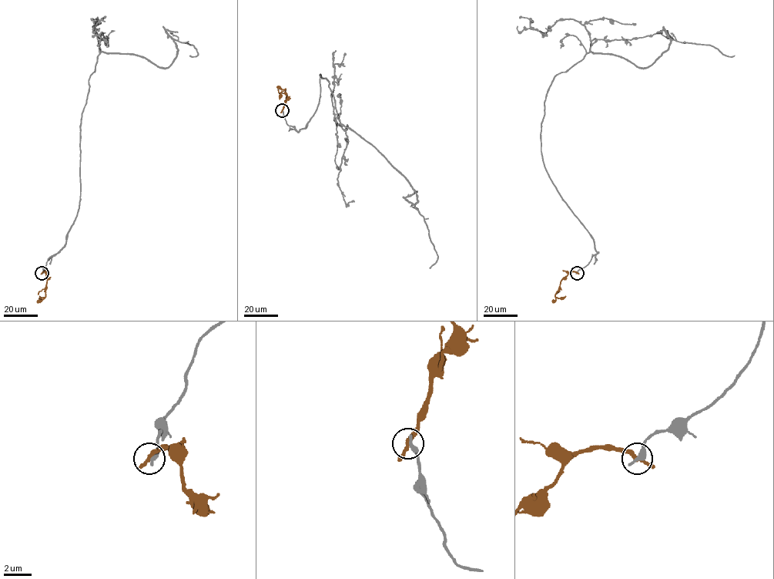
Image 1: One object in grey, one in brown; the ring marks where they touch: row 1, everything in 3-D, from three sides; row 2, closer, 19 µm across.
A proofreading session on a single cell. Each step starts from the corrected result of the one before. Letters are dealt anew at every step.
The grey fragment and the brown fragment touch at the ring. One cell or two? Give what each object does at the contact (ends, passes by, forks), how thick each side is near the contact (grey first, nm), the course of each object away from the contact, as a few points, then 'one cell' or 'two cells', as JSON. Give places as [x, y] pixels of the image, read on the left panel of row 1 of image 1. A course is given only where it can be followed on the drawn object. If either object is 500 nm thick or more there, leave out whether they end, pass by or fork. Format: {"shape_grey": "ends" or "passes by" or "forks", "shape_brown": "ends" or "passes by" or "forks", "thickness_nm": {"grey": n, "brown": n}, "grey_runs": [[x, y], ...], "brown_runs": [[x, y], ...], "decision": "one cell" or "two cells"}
{"shape_grey": "ends", "shape_brown": "passes by", "thickness_nm": {"grey": 380, "brown": 280}, "grey_runs": [[42, 272], [79, 207], [80, 123], [97, 55], [132, 53], [167, 68], [175, 39], [195, 48], [189, 55]], "brown_runs": [[42, 272], [44, 271], [48, 278], [45, 296], [41, 298], [39, 296]], "decision": "two cells"}

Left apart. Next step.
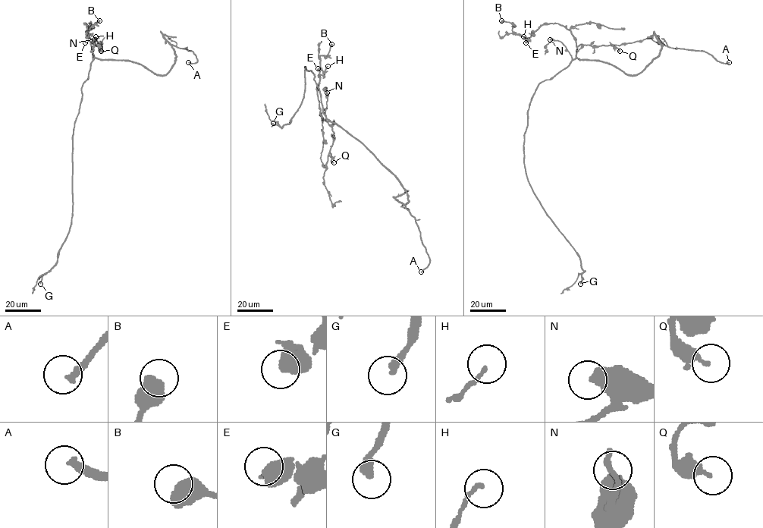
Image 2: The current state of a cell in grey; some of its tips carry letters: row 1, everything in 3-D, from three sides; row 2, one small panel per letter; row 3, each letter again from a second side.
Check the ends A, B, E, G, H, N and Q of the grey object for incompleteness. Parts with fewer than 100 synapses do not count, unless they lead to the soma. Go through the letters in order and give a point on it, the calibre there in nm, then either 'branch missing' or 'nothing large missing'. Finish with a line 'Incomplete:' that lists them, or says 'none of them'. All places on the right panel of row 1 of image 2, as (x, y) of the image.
A: at (729, 62); 240 nm thick; branch missing
B: at (501, 20); 700 nm thick; nothing large missing
E: at (525, 42); 480 nm thick; nothing large missing
G: at (580, 284); 320 nm thick; branch missing
H: at (523, 36); 130 nm thick; nothing large missing
N: at (550, 39); 600 nm thick; nothing large missing
Q: at (620, 51); 220 nm thick; nothing large missing
Incomplete: A, G

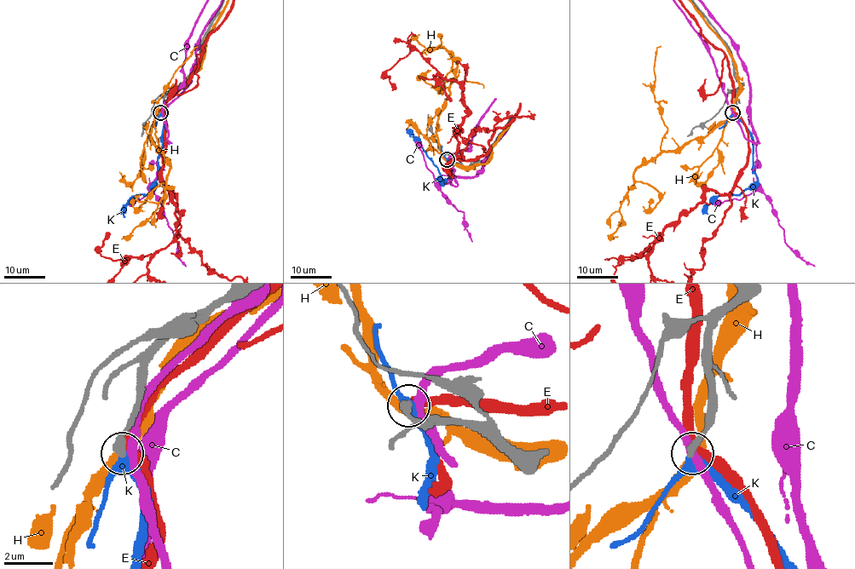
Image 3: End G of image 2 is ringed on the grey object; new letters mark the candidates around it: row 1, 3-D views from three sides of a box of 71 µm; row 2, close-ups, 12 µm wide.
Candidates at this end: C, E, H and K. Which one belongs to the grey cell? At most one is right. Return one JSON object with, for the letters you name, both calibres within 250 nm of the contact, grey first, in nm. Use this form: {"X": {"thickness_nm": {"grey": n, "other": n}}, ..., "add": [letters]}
{"K": {"thickness_nm": {"grey": 360, "other": 360}}, "add": ["K"]}

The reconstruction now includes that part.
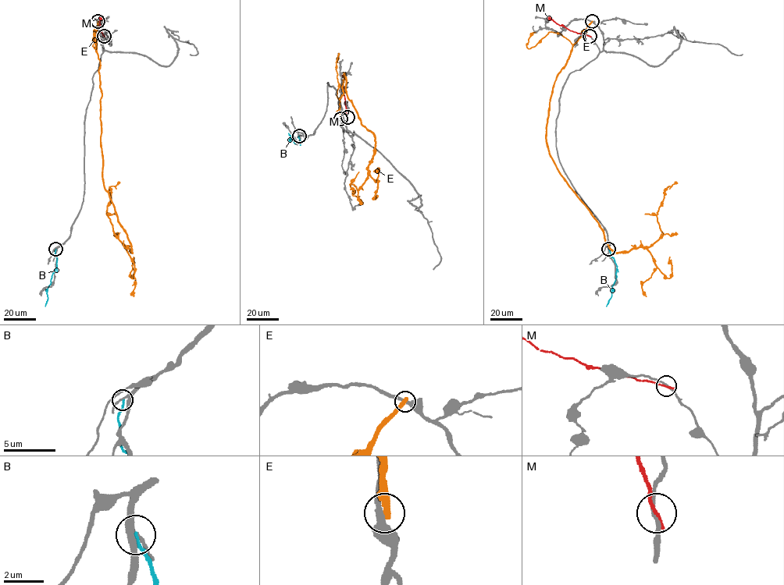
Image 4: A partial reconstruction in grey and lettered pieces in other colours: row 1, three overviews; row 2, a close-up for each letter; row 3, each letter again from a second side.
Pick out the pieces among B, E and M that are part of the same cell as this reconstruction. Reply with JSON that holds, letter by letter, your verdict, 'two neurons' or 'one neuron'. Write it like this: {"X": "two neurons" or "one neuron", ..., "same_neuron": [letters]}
{"B": "two neurons", "E": "two neurons", "M": "two neurons", "same_neuron": []}

